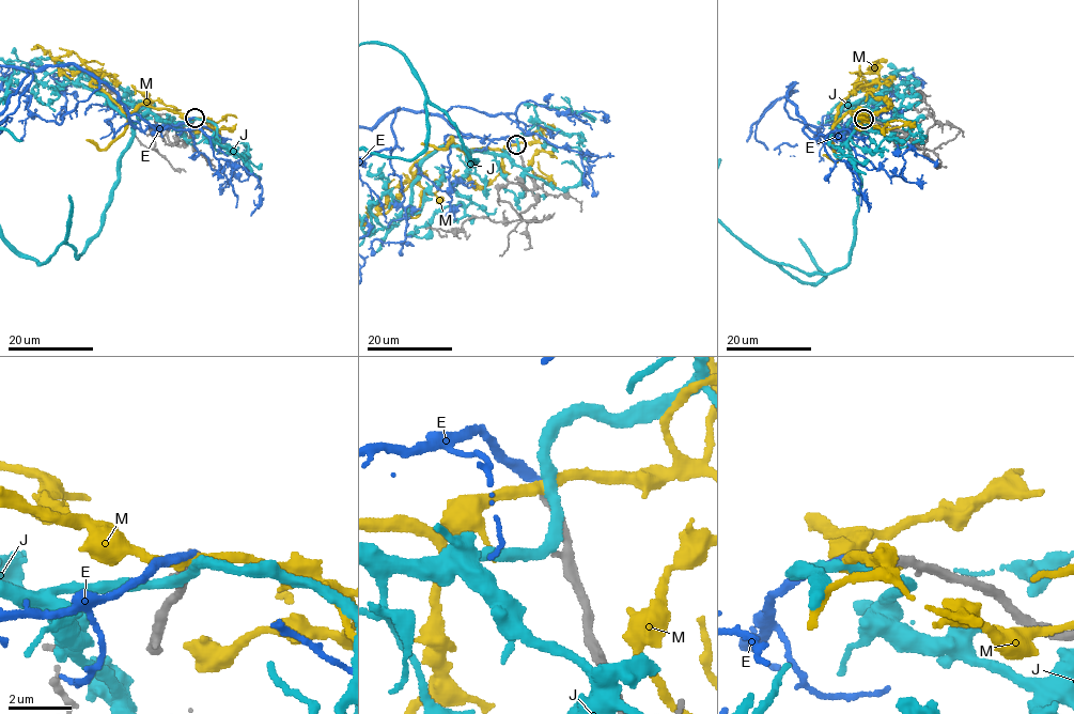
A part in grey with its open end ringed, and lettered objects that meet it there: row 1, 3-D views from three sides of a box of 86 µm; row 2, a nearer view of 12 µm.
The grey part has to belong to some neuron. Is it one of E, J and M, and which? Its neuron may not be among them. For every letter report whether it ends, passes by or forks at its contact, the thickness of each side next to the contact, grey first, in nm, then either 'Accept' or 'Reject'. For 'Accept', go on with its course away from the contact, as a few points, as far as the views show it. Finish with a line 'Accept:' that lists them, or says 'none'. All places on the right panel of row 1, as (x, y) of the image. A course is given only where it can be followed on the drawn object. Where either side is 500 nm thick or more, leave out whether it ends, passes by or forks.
E: It ends there. Thickness 240 nm (grey) against 220 nm. Accept
J: It passes by. Thickness 280 nm (grey) against 320 nm. Reject
M: It passes by. Thickness 240 nm (grey) against 300 nm. Reject
Accept: E

